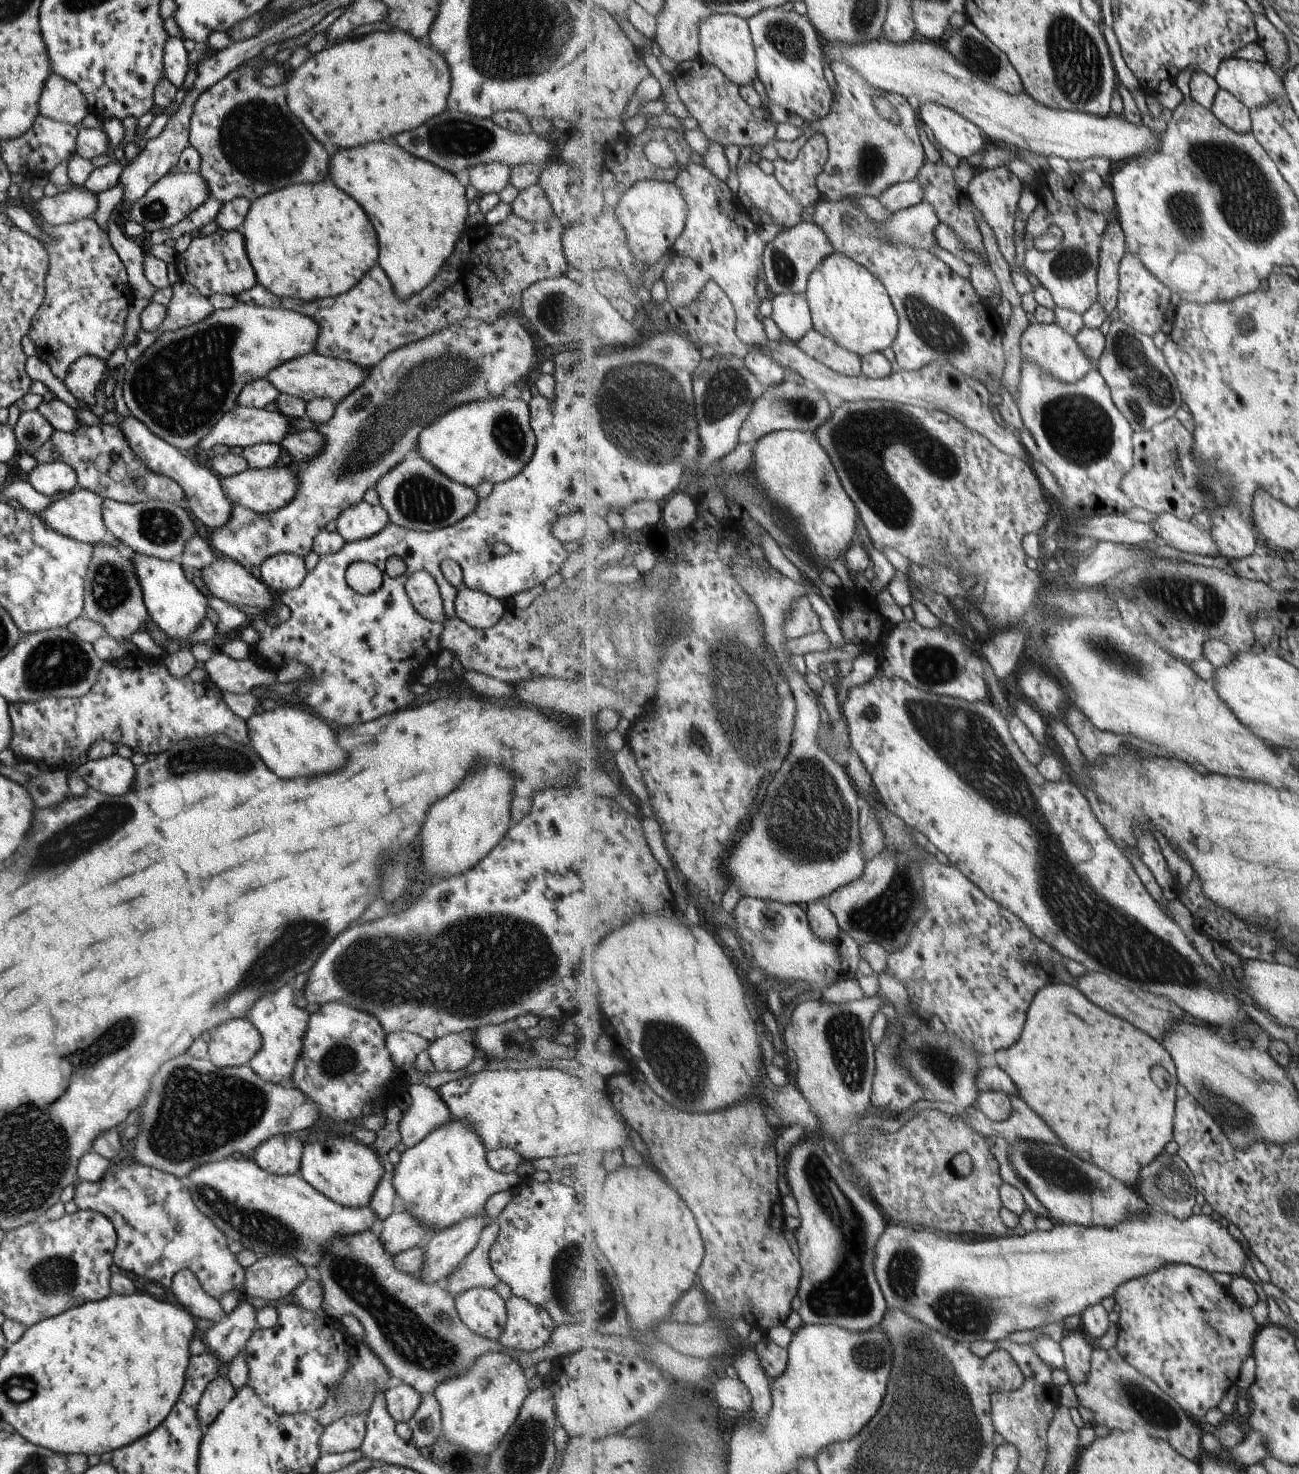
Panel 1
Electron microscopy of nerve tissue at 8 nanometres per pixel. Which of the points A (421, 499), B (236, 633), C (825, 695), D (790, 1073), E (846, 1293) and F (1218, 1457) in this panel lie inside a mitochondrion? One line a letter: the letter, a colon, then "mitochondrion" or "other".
A: mitochondrion
B: other
C: other
D: other
E: mitochondrion
F: other

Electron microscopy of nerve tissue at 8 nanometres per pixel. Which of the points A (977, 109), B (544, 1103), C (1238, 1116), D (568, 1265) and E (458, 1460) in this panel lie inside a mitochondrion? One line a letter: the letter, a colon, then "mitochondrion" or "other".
A: other
B: other
C: mitochondrion
D: mitochondrion
E: other

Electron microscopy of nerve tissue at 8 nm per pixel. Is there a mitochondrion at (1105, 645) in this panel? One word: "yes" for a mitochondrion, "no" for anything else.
yes

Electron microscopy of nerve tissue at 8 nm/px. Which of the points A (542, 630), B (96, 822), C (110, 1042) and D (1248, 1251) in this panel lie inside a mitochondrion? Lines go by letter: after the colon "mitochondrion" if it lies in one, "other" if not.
A: mitochondrion
B: mitochondrion
C: mitochondrion
D: other

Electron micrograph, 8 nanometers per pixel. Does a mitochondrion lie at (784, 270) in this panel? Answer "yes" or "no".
yes

